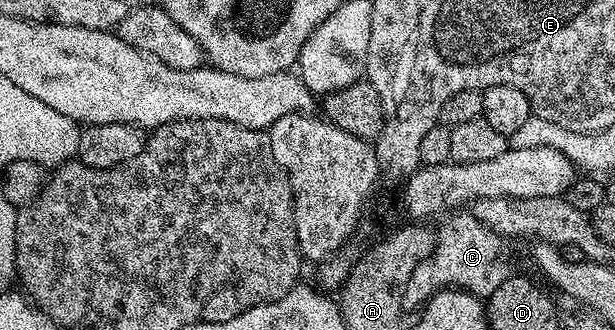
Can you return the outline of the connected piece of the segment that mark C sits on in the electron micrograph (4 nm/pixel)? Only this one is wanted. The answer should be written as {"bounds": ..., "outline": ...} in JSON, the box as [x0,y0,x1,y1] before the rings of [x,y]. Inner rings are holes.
{"bounds":[429,211,513,299],"outline":[[[455,211],[435,233],[435,249],[431,252],[429,268],[436,286],[464,289],[480,299],[486,299],[513,275],[508,242],[494,233],[469,211]]]}

